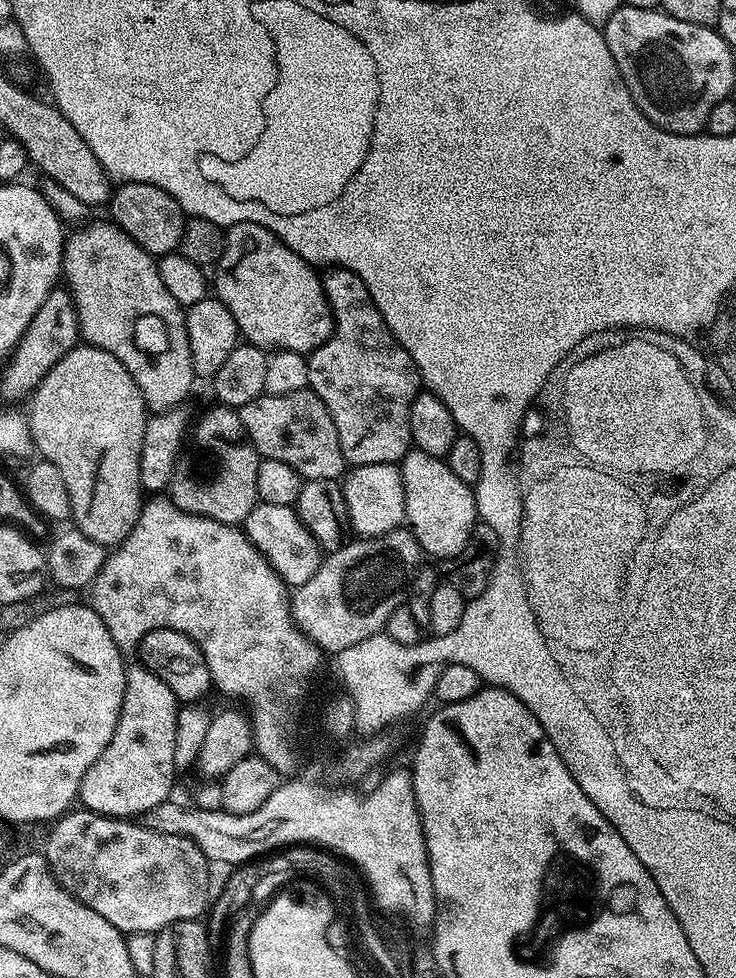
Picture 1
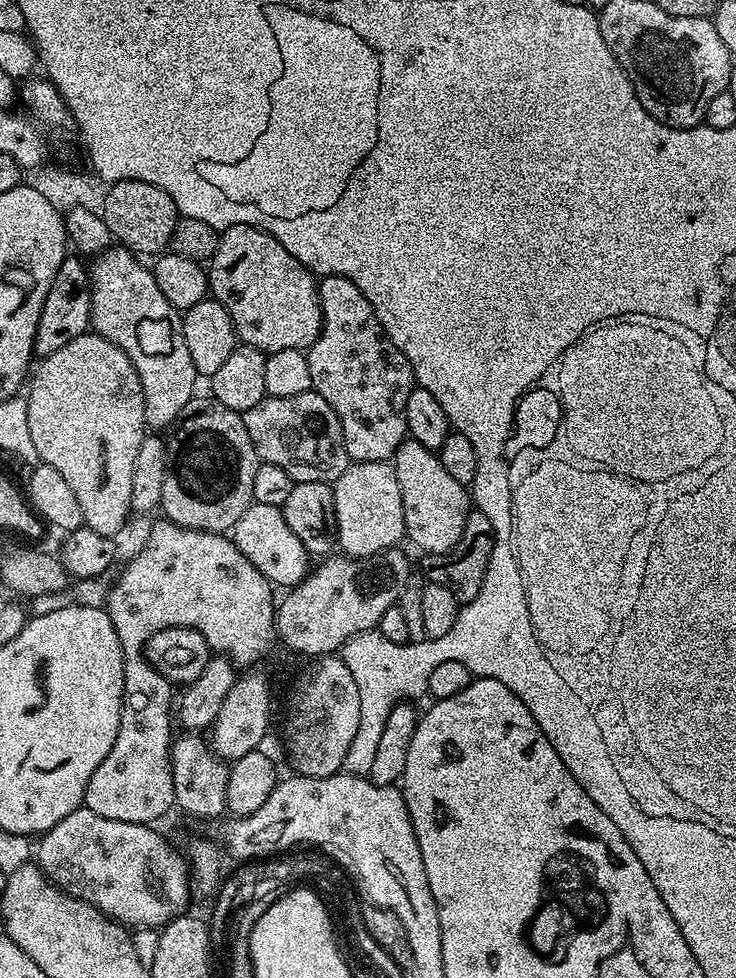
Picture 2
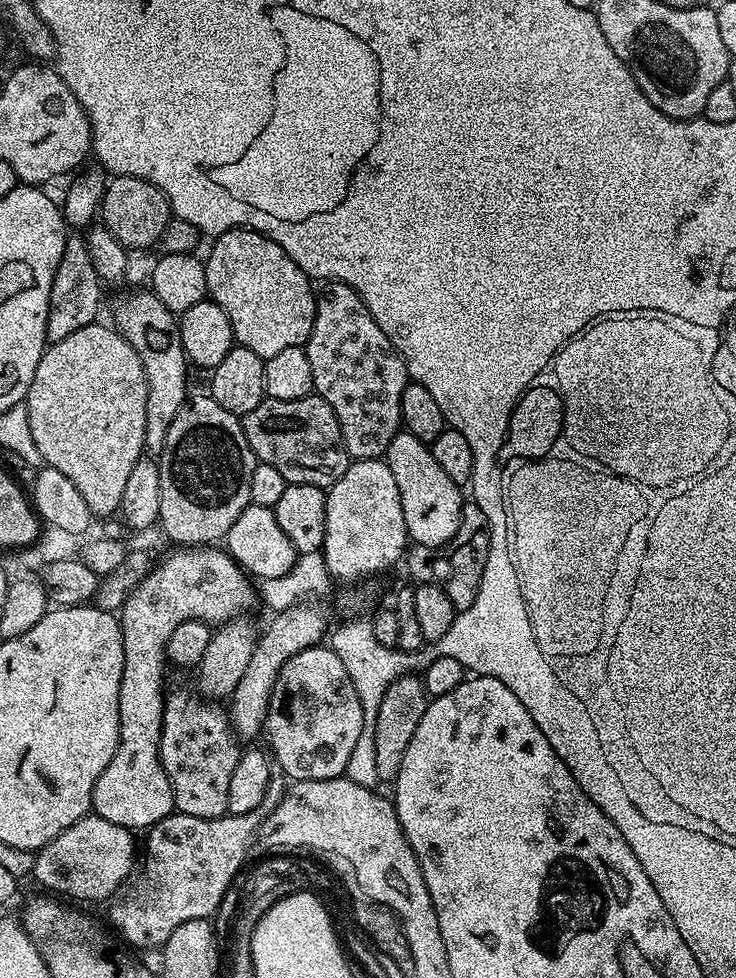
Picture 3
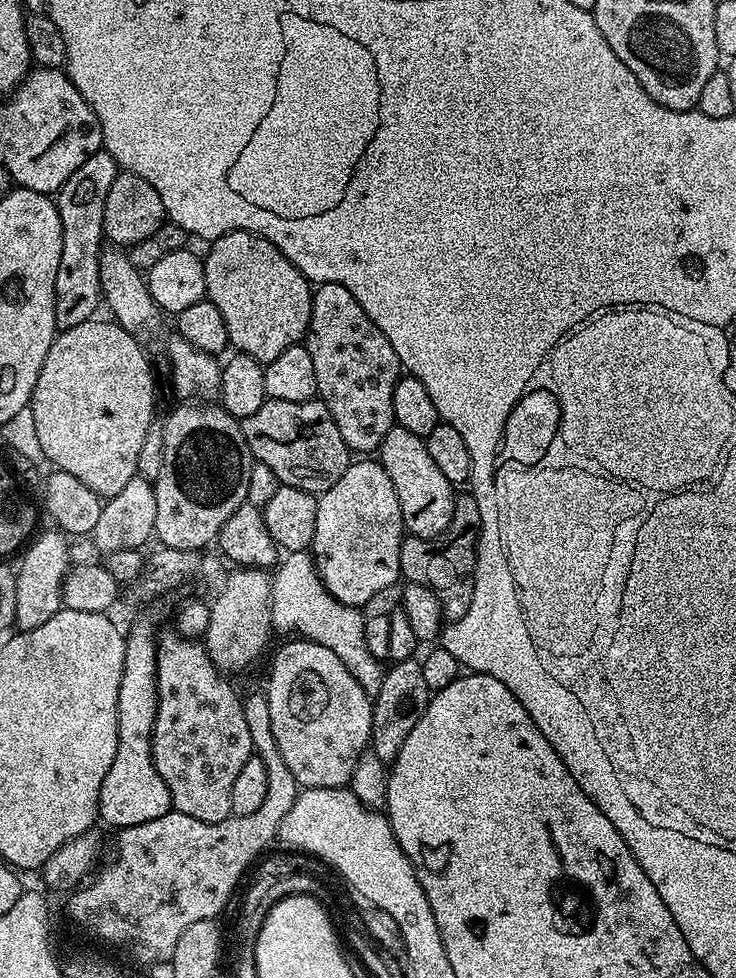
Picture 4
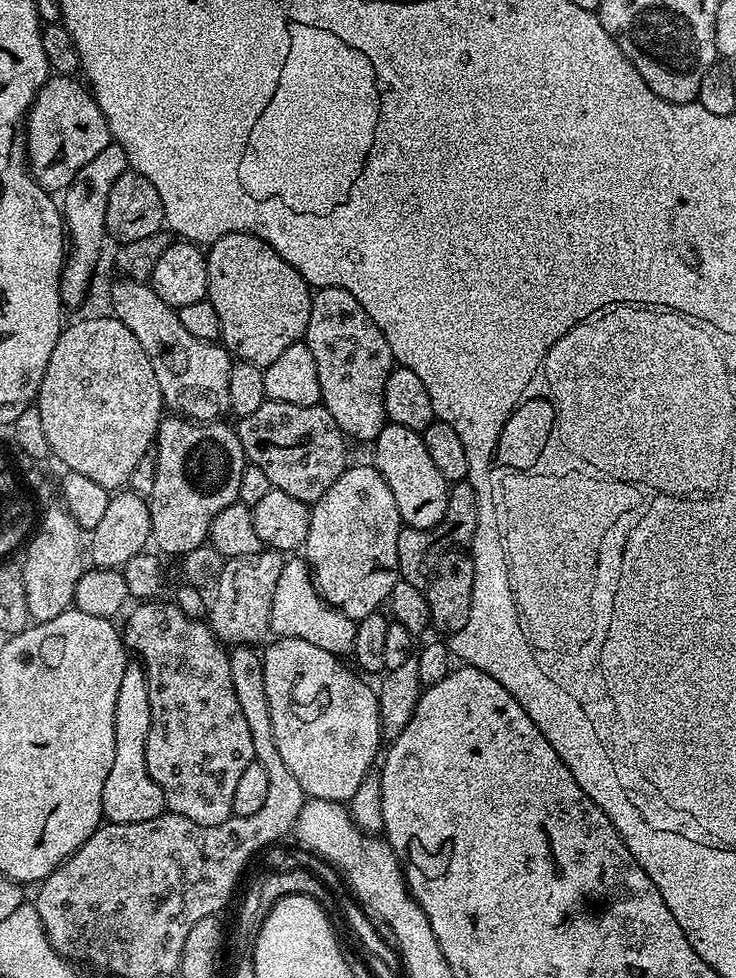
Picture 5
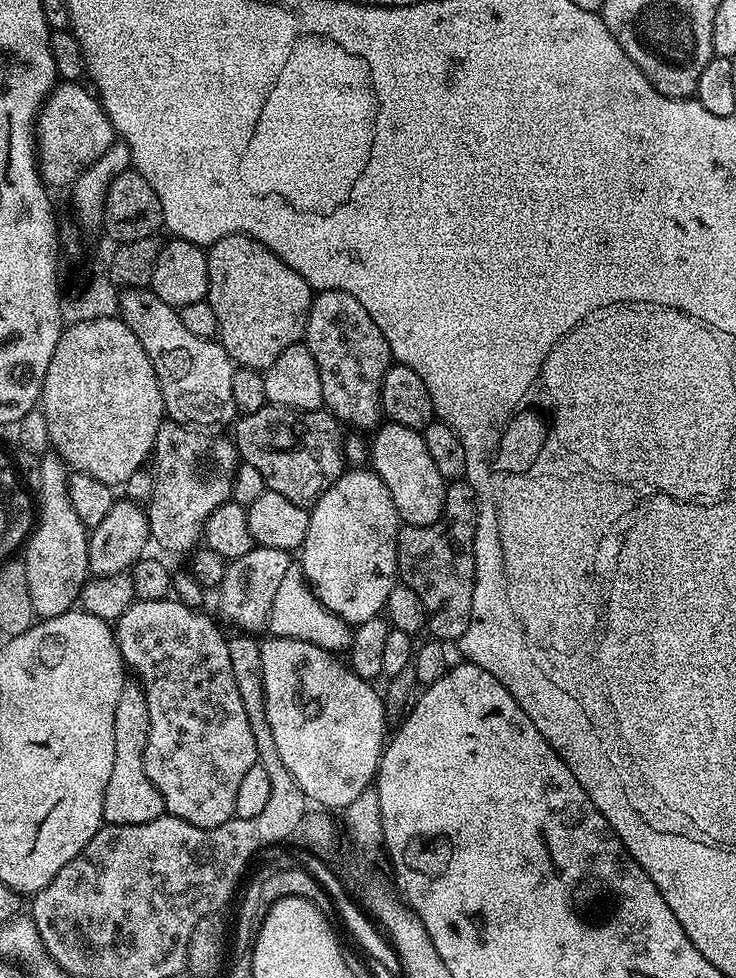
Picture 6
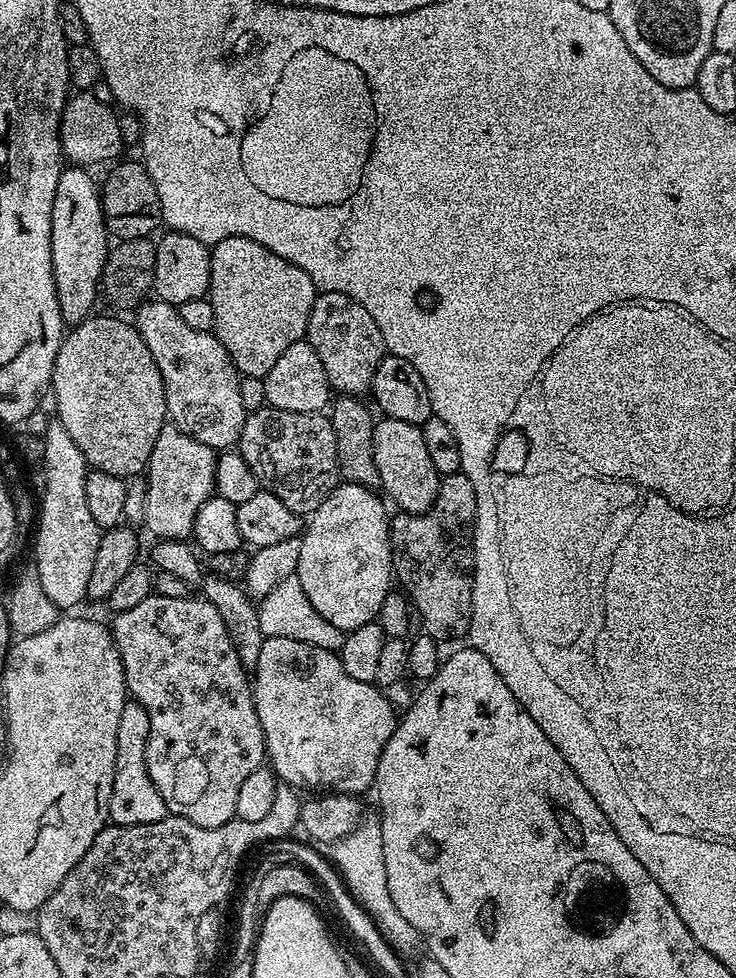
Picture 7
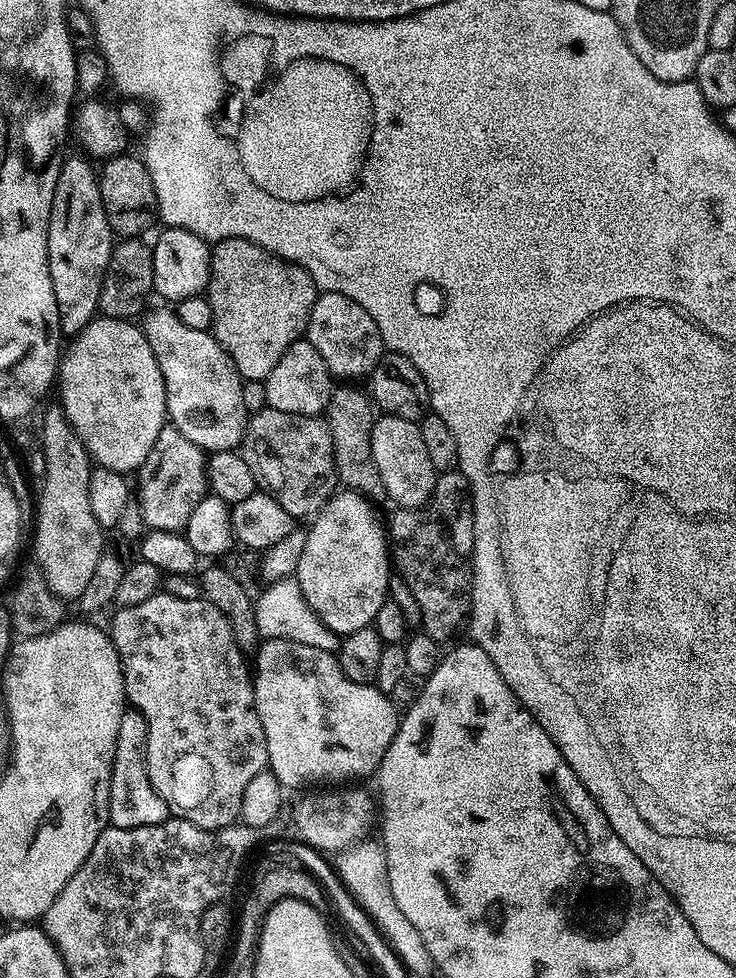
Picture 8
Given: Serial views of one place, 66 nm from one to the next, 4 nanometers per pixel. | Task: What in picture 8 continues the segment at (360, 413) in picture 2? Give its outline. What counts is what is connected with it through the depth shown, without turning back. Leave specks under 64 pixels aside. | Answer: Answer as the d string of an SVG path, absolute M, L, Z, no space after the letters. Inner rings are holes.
M320 292L317 295L310 310L306 338L310 346L322 354L322 360L333 377L344 382L359 381L359 376L367 377L386 354L378 322L374 322L374 318L370 318L370 314L366 314L364 307L354 302L354 298L346 298L346 294L337 292Z

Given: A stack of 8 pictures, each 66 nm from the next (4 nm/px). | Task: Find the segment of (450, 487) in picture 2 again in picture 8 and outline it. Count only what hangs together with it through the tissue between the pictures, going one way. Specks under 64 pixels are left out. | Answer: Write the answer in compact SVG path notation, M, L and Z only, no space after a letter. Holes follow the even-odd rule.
M381 415L373 426L372 446L374 465L382 478L387 499L393 500L396 508L421 508L432 496L438 473L434 462L430 462L430 453L422 443L419 423Z

